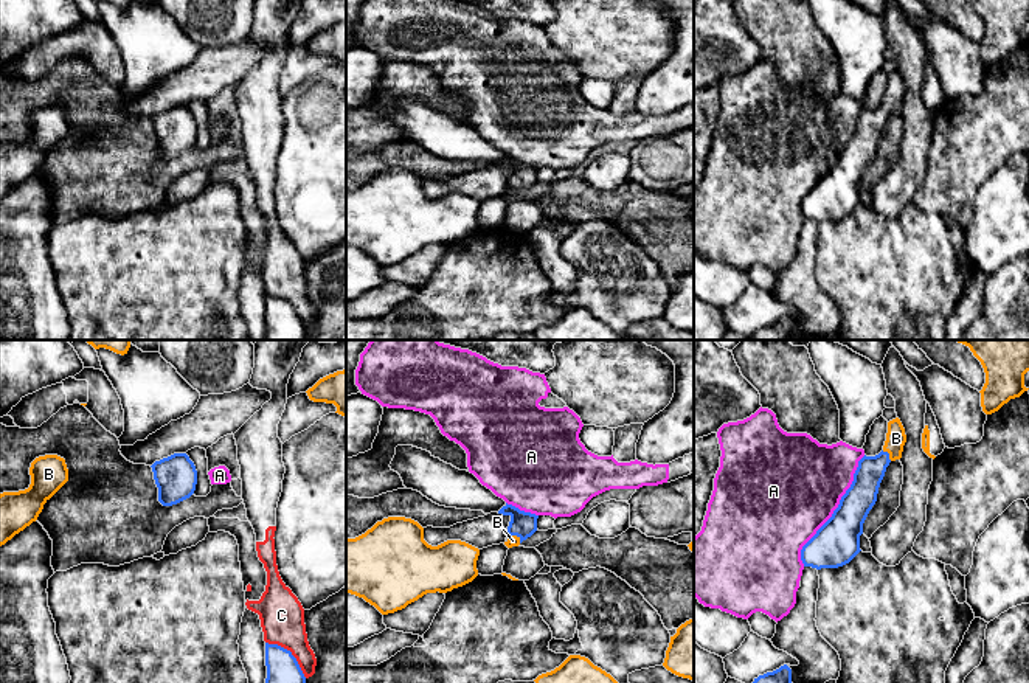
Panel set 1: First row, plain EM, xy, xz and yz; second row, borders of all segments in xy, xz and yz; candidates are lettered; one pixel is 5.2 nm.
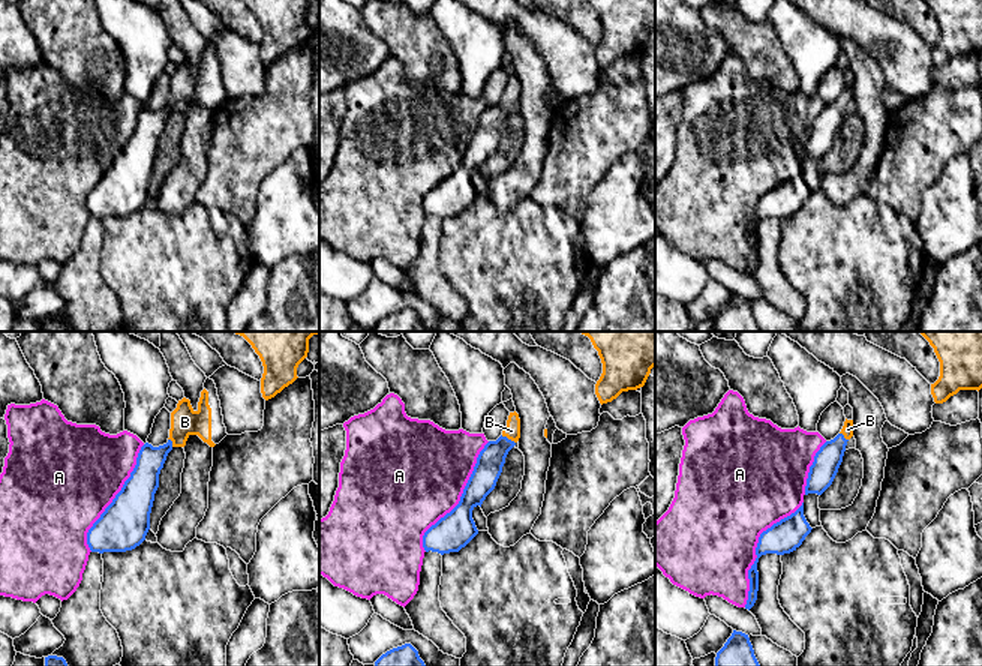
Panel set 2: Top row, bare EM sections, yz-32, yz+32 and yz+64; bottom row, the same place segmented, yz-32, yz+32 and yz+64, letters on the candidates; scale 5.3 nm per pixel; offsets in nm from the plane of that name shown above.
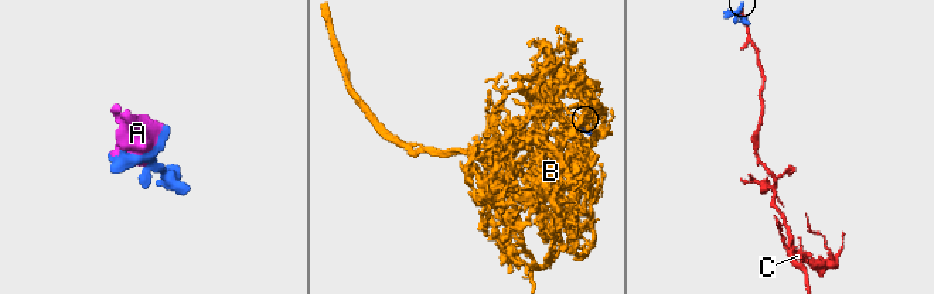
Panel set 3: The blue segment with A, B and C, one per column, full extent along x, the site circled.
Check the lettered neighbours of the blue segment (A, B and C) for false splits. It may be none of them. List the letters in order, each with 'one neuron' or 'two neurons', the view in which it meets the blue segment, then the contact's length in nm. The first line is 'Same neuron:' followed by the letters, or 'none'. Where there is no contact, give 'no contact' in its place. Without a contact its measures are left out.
Same neuron: B
A: two neurons; meets blue in yz; contact 650 nm long
B: one neuron; meets blue in xz; contact 80 nm long
C: two neurons; meets blue in xy; contact 280 nm long

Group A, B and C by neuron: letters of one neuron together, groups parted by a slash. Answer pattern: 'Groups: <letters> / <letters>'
Groups: A / B / C

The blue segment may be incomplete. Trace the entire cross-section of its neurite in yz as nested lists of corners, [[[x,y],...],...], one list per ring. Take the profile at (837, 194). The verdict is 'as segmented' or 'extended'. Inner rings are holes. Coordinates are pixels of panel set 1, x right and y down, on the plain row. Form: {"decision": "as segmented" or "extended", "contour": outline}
{"decision": "extended", "contour": [[[899,70],[888,75],[883,102],[875,109],[863,109],[854,126],[854,133],[841,149],[832,169],[802,199],[804,219],[838,220],[849,216],[860,202],[863,175],[877,154],[880,135],[891,113],[900,112],[906,95]]]}

